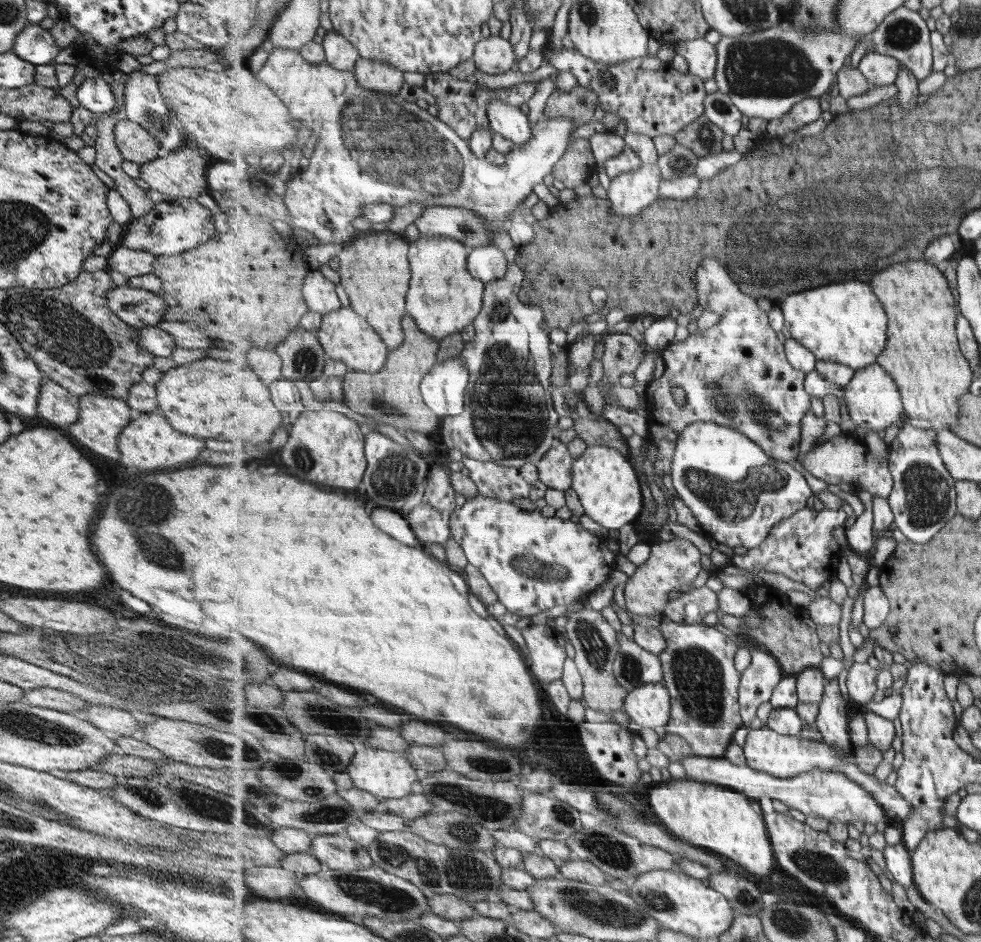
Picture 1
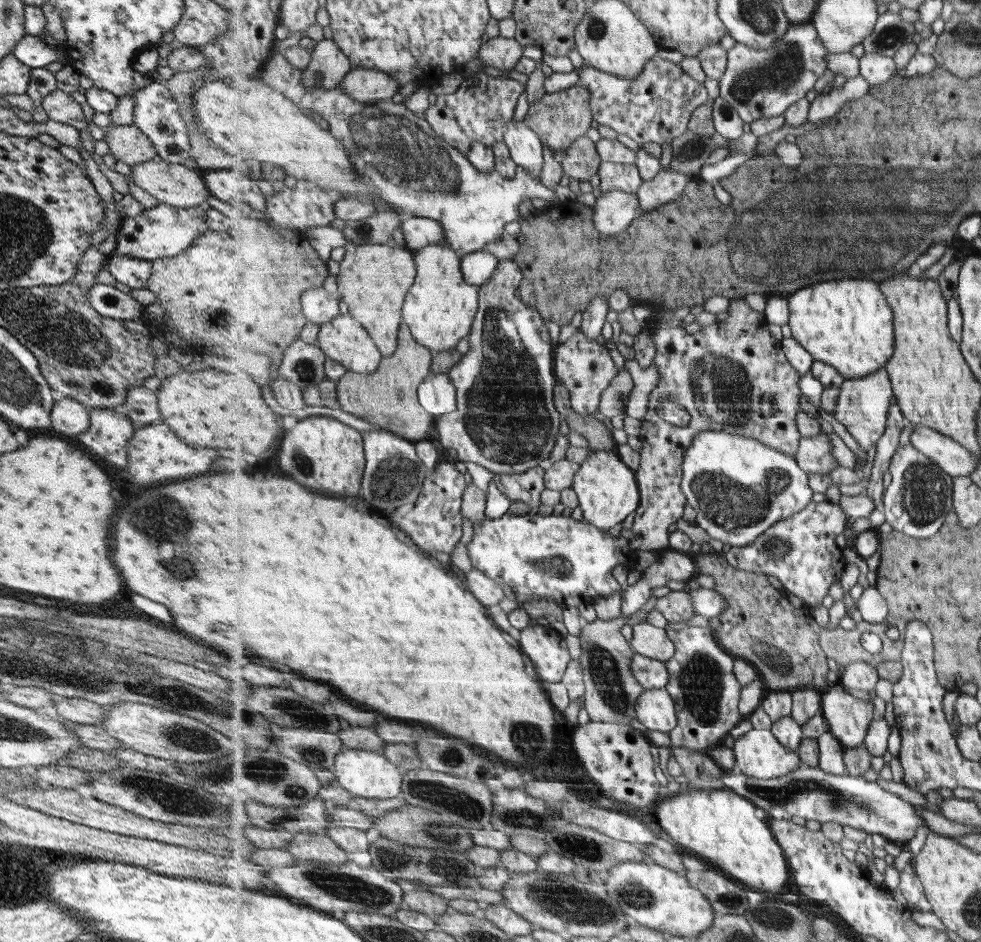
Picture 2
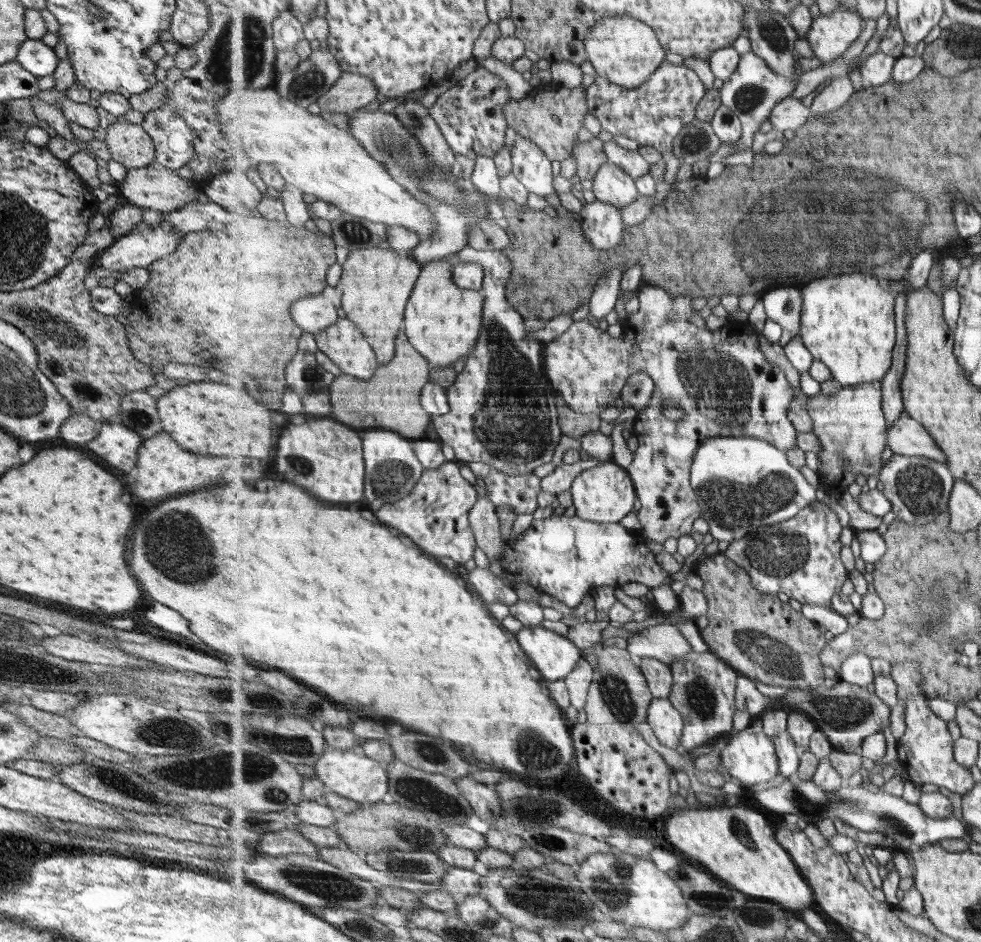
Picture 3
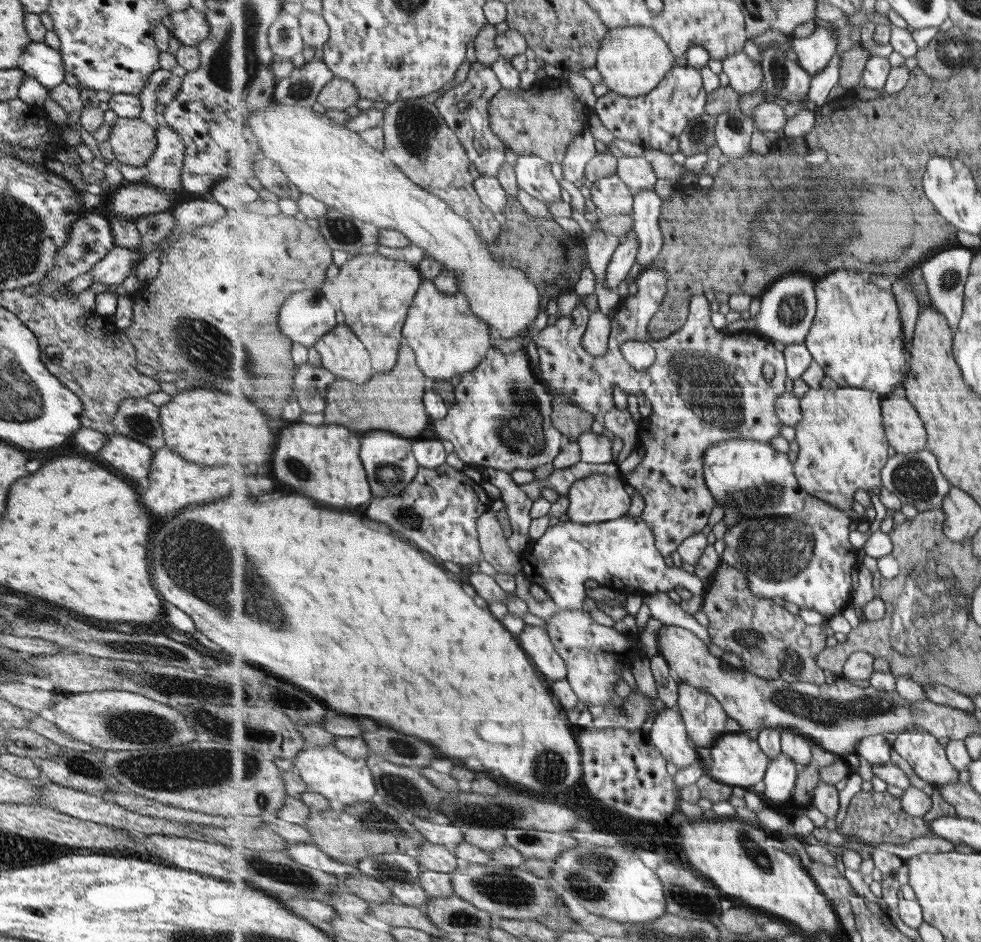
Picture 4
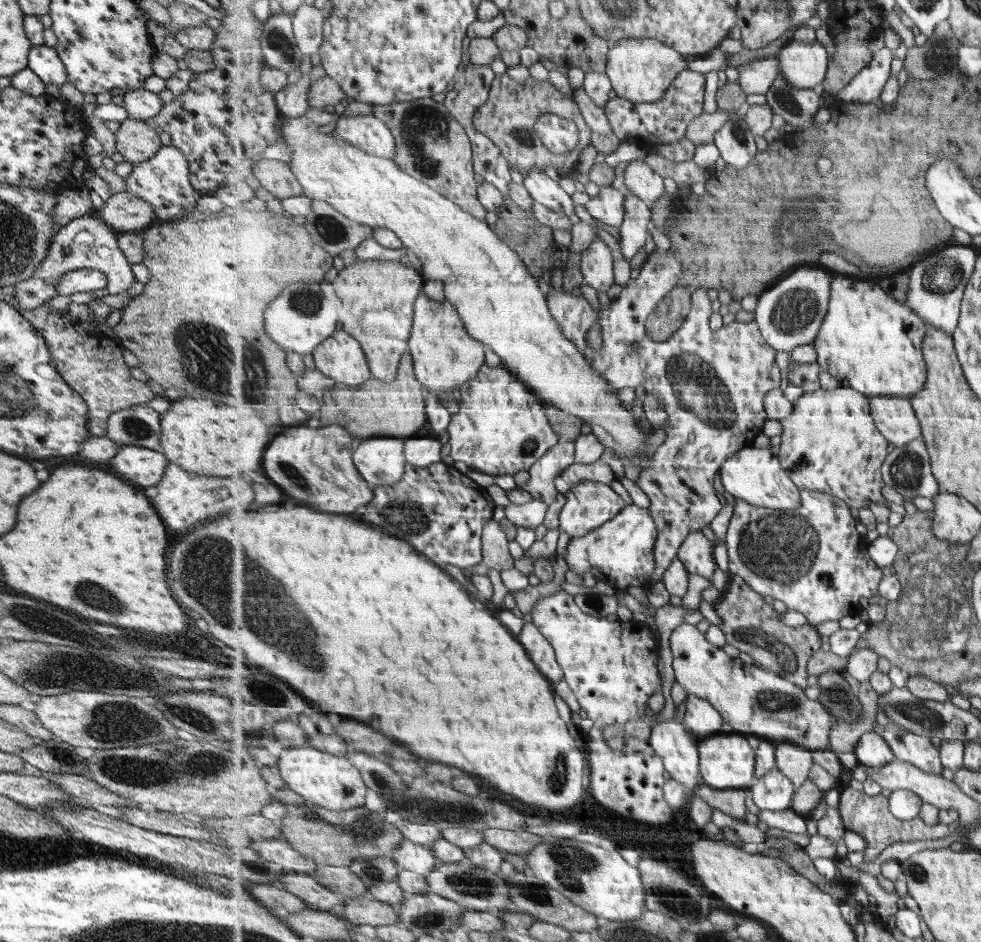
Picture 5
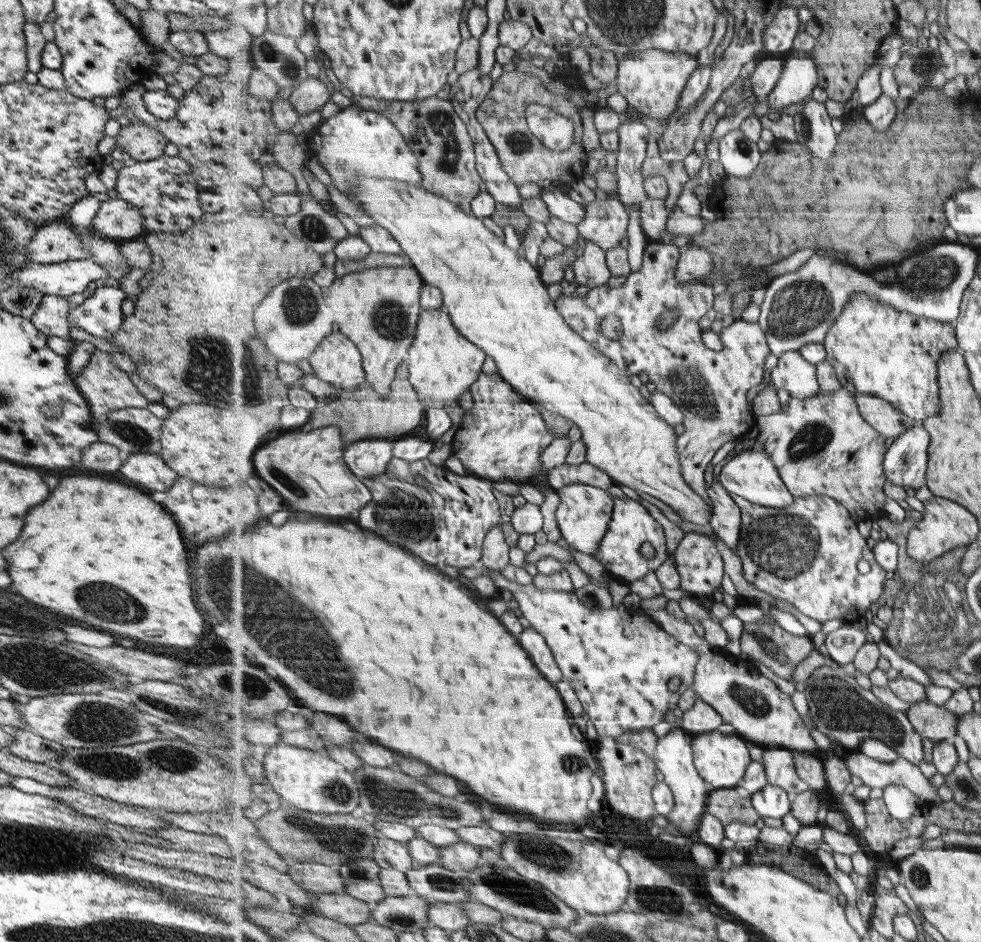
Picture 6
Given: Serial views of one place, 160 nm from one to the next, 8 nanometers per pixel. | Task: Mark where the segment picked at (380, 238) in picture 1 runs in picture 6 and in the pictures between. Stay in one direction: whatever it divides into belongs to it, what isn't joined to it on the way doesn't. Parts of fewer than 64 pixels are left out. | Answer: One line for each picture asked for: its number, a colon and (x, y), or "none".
2: (374, 280)
3: (376, 285)
4: (378, 292)
5: (380, 299)
6: (379, 308)

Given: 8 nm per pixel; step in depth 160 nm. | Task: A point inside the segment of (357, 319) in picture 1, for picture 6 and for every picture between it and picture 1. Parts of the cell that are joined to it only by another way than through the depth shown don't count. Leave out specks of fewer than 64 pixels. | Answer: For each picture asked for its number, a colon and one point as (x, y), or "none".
2: (343, 340)
3: (344, 343)
4: (342, 352)
5: (341, 357)
6: (337, 360)

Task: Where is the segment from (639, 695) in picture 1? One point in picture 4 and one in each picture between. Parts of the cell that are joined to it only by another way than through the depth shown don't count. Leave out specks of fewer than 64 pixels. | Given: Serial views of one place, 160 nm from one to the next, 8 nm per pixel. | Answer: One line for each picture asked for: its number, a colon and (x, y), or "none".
2: (656, 708)
3: (667, 722)
4: (669, 733)

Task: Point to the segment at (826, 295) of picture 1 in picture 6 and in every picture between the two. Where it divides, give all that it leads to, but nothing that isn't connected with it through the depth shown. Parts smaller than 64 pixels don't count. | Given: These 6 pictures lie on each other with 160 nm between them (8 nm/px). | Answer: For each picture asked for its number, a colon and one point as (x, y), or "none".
2: (849, 324)
3: (848, 320)
4: (858, 337)
5: (871, 342)
6: (876, 349)

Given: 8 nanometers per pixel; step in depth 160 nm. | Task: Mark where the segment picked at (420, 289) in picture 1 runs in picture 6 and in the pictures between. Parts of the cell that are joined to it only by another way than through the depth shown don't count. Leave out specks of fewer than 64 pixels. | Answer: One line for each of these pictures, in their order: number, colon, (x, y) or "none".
2: (441, 307)
3: (444, 321)
4: (449, 339)
5: (445, 355)
6: (444, 364)

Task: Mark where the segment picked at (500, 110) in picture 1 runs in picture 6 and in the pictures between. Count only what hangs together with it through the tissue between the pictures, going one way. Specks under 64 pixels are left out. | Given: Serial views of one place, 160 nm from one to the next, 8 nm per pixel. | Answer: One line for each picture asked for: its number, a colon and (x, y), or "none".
2: (527, 149)
3: (532, 166)
4: (534, 174)
5: (544, 190)
6: (559, 203)

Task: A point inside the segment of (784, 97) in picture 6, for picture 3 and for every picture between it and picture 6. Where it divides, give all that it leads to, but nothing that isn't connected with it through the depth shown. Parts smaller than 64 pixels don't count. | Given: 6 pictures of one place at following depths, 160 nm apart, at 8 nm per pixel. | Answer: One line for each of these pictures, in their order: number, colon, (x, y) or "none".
3: (830, 35)
4: (815, 52)
5: (805, 65)

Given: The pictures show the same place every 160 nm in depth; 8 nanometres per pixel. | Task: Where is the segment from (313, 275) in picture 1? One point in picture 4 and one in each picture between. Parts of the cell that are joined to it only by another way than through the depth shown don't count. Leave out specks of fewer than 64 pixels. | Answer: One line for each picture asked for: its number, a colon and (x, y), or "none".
2: (319, 306)
3: (312, 318)
4: (305, 318)

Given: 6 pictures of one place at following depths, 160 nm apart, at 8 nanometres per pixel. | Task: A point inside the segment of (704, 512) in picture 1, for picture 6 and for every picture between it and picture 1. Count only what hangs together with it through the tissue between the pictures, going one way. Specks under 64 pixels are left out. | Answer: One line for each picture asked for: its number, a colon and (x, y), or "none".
2: (739, 487)
3: (744, 483)
4: (750, 479)
5: (755, 475)
6: (752, 474)

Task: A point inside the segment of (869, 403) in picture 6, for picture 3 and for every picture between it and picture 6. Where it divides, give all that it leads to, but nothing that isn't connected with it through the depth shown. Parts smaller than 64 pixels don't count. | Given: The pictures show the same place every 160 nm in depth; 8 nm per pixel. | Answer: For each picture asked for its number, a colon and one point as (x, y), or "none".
3: (907, 437)
4: (905, 429)
5: (895, 417)

